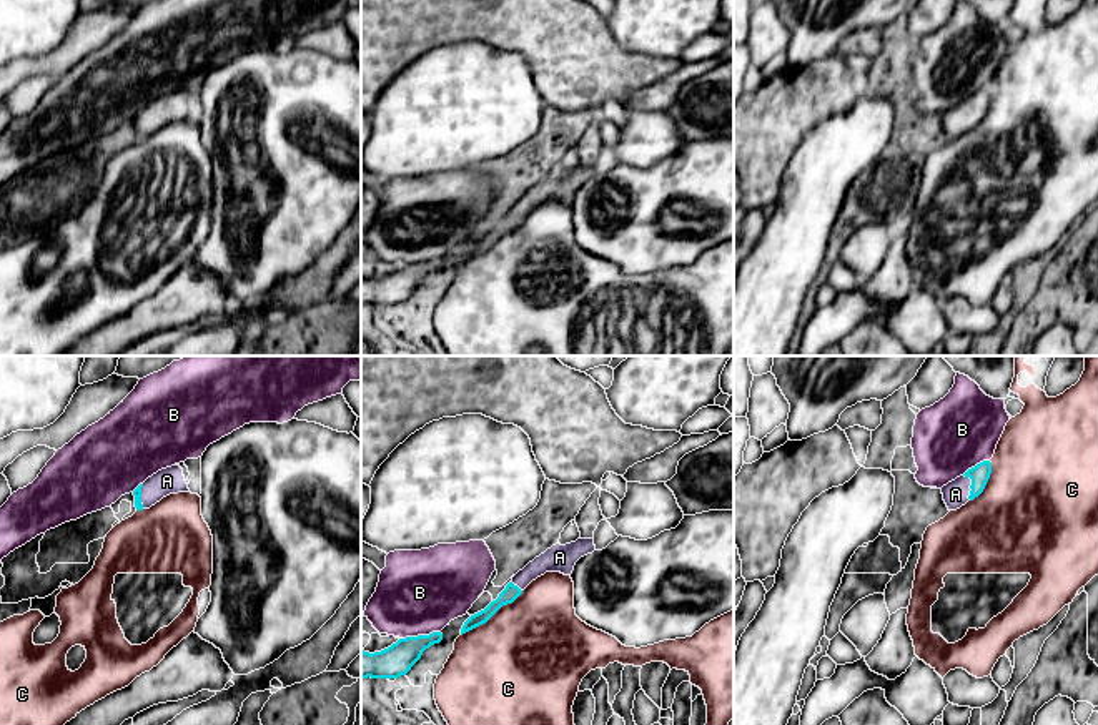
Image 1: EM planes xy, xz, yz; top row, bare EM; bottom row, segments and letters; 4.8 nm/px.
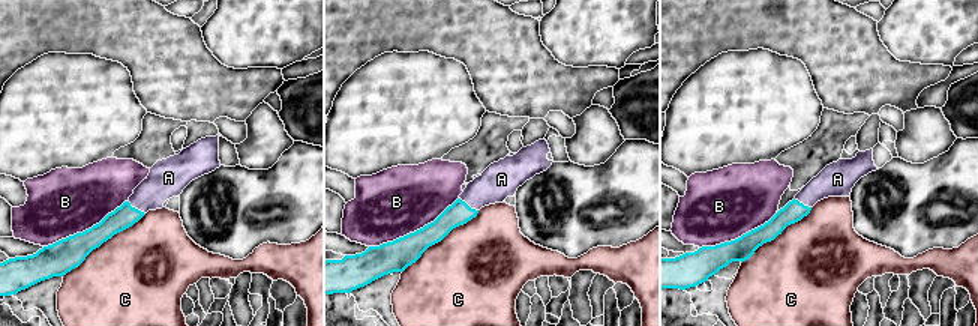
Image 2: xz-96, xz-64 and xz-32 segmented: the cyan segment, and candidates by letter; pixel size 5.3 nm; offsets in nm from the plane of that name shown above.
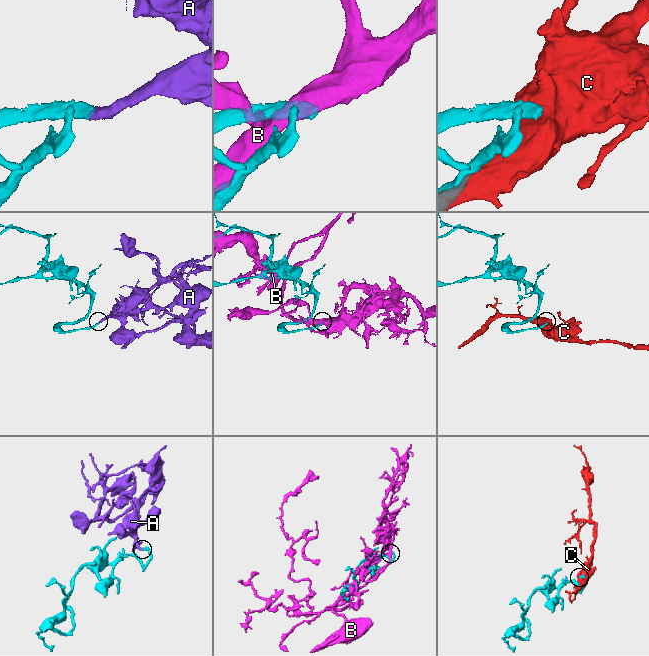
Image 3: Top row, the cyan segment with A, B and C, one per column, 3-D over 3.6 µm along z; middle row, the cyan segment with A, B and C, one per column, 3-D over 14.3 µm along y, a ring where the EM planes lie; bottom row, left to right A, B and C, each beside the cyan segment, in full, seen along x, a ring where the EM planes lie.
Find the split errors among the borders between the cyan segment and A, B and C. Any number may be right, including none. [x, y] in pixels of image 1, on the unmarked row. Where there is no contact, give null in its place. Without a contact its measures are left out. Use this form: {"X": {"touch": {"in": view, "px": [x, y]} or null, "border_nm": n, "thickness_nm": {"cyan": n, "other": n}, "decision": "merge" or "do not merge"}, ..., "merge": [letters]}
{"A": {"touch": {"in": "yz", "px": [970, 113]}, "border_nm": 130, "thickness_nm": {"cyan": 90, "other": 130}, "decision": "merge"}, "B": {"touch": {"in": "xz", "px": [420, 263]}, "border_nm": 200, "thickness_nm": {"cyan": 150, "other": 400}, "decision": "do not merge"}, "C": {"touch": {"in": "xz", "px": [491, 243]}, "border_nm": 380, "thickness_nm": {"cyan": 80, "other": 500}, "decision": "do not merge"}, "merge": ["A"]}

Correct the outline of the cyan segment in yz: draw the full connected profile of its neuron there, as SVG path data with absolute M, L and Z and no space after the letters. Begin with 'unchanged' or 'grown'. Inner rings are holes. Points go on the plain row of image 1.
grown; M983 88L968 96L963 103L942 115L943 128L948 138L957 138L968 128L978 125L992 101L992 90Z

